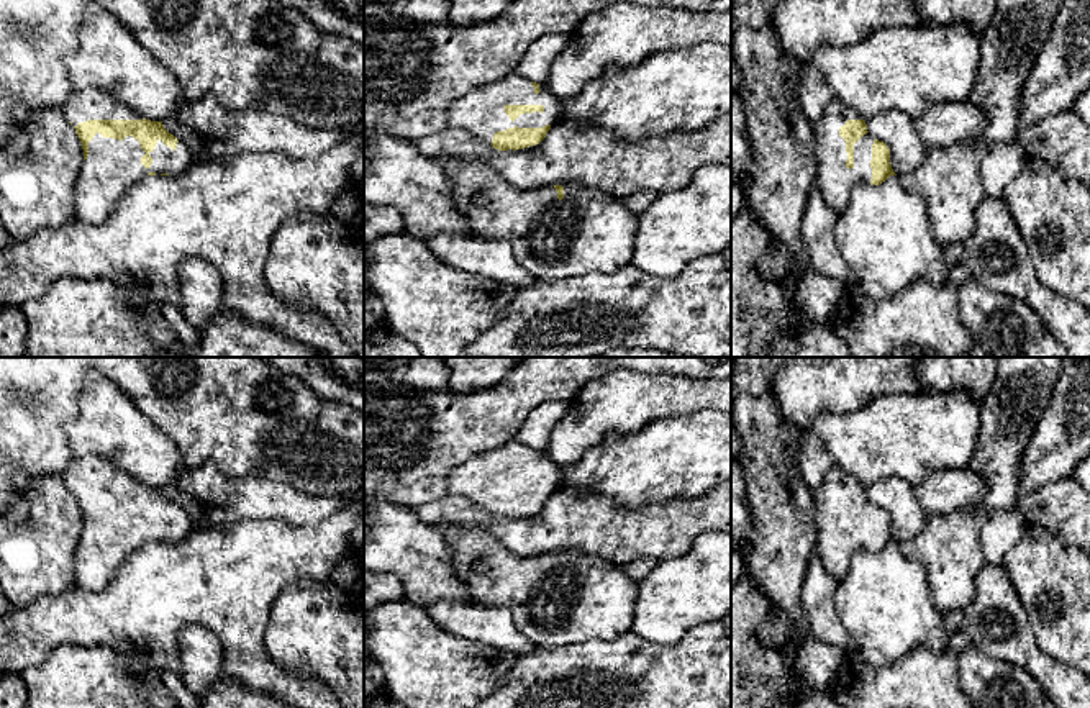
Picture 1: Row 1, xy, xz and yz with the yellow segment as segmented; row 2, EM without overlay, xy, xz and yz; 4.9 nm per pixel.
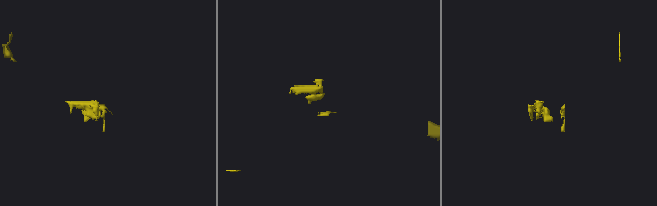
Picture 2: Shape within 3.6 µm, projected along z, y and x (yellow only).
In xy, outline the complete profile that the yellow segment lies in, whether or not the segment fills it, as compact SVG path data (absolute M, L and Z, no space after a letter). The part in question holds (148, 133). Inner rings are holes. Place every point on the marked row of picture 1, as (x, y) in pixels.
M72 90L62 110L84 149L74 210L89 225L108 220L146 175L182 175L193 164L162 121L146 120L108 92Z

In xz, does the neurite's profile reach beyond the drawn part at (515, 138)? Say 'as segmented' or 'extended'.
extended

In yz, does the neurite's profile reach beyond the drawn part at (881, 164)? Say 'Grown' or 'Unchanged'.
Grown

